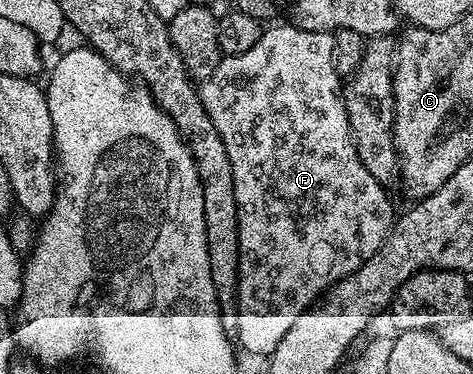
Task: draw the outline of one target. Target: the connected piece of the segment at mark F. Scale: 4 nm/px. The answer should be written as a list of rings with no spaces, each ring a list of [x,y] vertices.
[[[284,22],[277,28],[265,27],[260,33],[258,42],[254,42],[254,46],[246,50],[246,54],[224,56],[218,62],[218,70],[214,70],[214,74],[210,74],[210,78],[206,78],[199,85],[202,106],[206,106],[206,114],[210,114],[210,122],[214,122],[214,130],[222,134],[226,154],[230,158],[230,170],[234,170],[234,198],[238,198],[238,246],[240,247],[234,336],[238,344],[238,339],[240,339],[239,347],[241,349],[244,347],[252,356],[271,357],[278,342],[282,342],[286,330],[294,326],[298,314],[313,307],[318,297],[327,293],[329,287],[337,284],[343,276],[351,276],[352,273],[358,271],[380,249],[394,223],[392,200],[384,193],[387,192],[385,185],[379,184],[374,174],[366,170],[356,149],[356,139],[352,137],[352,127],[344,105],[342,77],[334,70],[335,49],[336,37],[330,32],[302,30],[295,28],[290,22]]]

